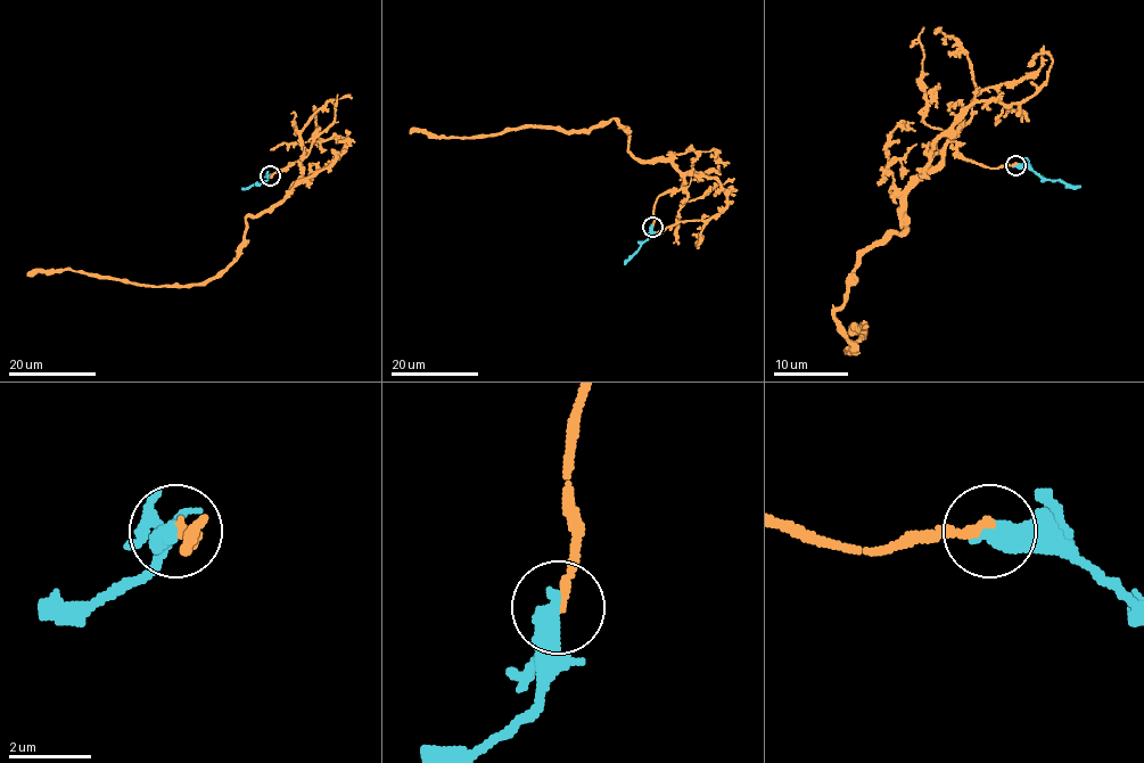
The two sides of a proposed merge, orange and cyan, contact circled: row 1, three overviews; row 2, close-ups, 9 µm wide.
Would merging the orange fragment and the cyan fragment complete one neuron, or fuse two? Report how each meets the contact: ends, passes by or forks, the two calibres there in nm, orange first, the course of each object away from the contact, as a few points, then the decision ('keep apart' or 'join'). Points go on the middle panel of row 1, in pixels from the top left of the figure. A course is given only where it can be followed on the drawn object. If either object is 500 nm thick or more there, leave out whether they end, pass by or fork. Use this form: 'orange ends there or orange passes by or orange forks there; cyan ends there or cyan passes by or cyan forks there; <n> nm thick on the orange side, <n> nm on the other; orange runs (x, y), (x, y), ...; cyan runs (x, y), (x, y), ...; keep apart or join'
180 nm thick on the orange side, 500 nm on the other; orange runs (651, 227), (656, 199), (681, 188), (683, 177), (669, 162), (636, 158), (614, 119), (587, 130), (409, 132); cyan runs (651, 227), (651, 235), (624, 264); join

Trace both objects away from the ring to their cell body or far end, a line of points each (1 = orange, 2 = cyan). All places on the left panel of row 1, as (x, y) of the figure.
1: (269, 174), (301, 165), (280, 200), (247, 215), (239, 253), (205, 281), (26, 276)
2: (269, 175), (261, 183), (241, 189)

